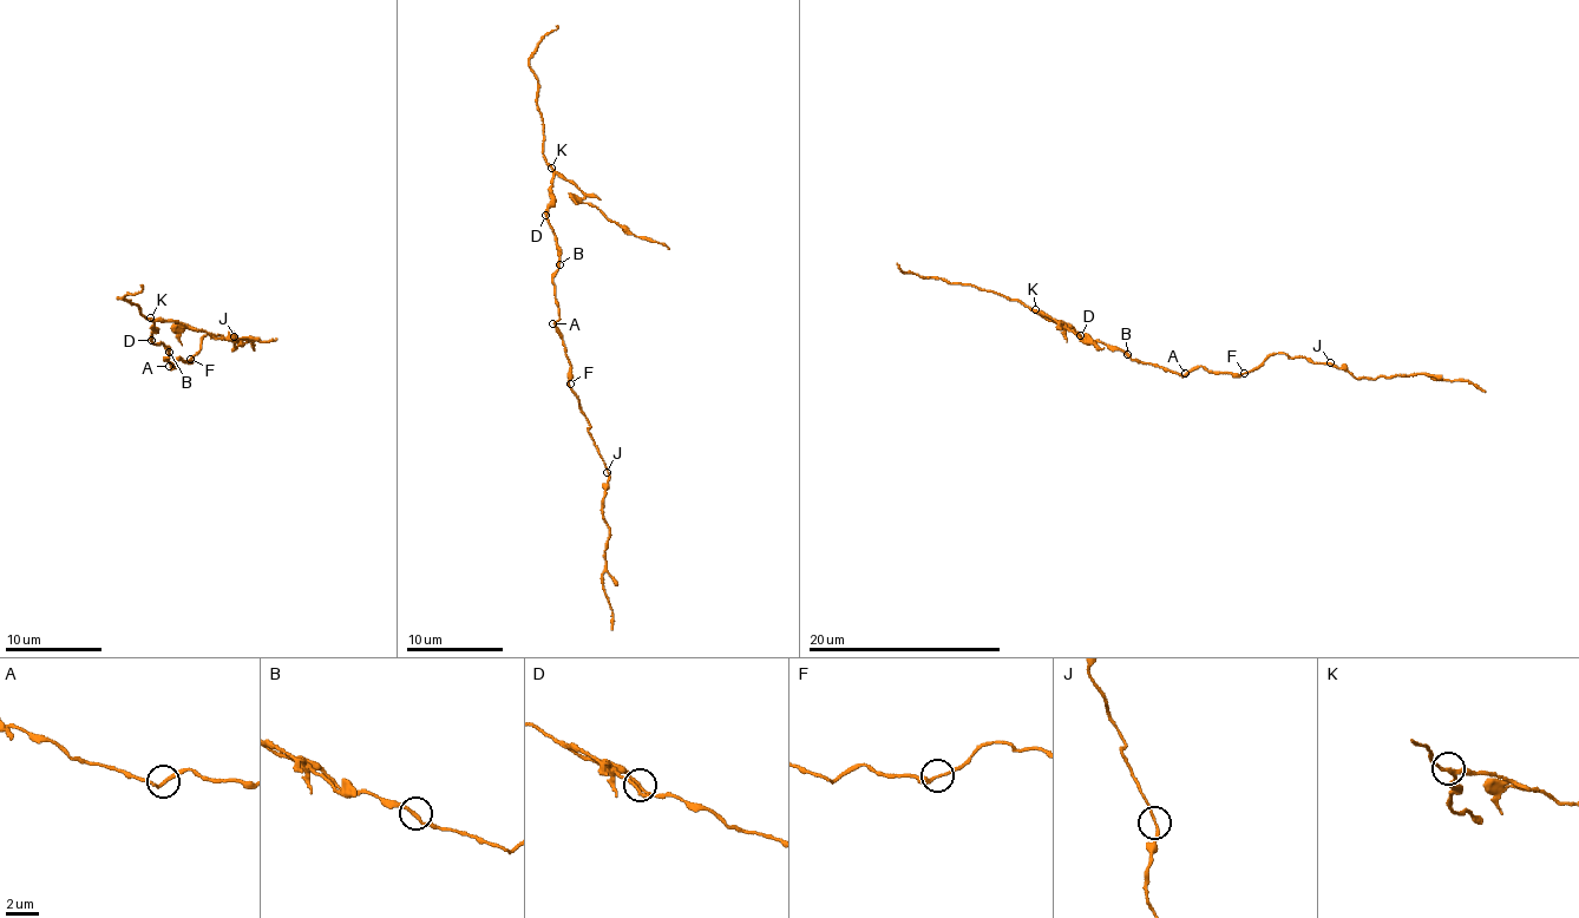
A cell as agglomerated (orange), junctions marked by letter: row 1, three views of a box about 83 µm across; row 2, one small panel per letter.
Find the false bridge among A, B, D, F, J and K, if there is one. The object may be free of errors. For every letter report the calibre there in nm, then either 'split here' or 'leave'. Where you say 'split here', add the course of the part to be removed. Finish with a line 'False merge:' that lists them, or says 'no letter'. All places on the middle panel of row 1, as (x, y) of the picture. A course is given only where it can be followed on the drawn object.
A: calibre 180 nm; leave
B: calibre 180 nm; leave
D: calibre 190 nm; leave
F: calibre 190 nm; leave
J: calibre 170 nm; leave
K: calibre 170 nm; split here; course (550, 166), (609, 217), (637, 237), (661, 242), (668, 249)
False merge: K

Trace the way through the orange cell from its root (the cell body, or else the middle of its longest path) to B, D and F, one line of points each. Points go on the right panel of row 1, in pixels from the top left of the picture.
B: (1185, 373), (1180, 375), (1150, 364), (1138, 364), (1127, 354)
D: (1185, 373), (1180, 375), (1150, 364), (1138, 364), (1118, 348), (1085, 340), (1080, 335)
F: (1185, 373), (1199, 367), (1213, 372), (1244, 373)

